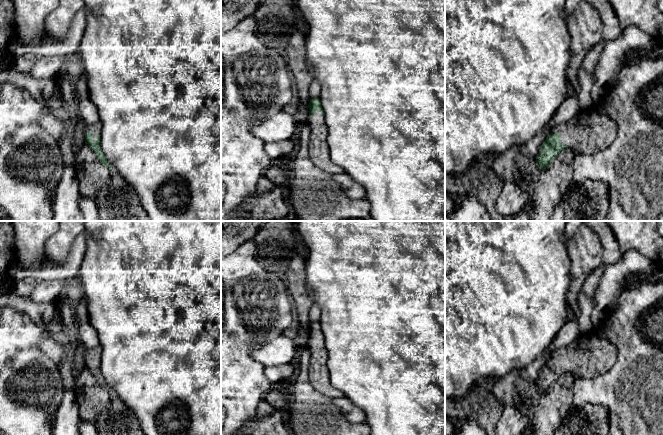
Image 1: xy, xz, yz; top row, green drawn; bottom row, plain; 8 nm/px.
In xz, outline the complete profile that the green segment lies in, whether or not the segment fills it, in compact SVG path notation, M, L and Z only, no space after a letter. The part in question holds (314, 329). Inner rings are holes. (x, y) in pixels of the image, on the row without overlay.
M319 322L310 324L308 328L309 340L307 348L311 352L309 366L309 380L315 389L331 397L338 398L343 393L337 390L330 381L329 369L327 366L327 350L325 348L325 337Z

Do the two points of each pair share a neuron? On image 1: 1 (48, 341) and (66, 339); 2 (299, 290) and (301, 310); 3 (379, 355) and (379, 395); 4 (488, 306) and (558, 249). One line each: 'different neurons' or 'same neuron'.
1: different neurons
2: same neuron
3: same neuron
4: same neuron

